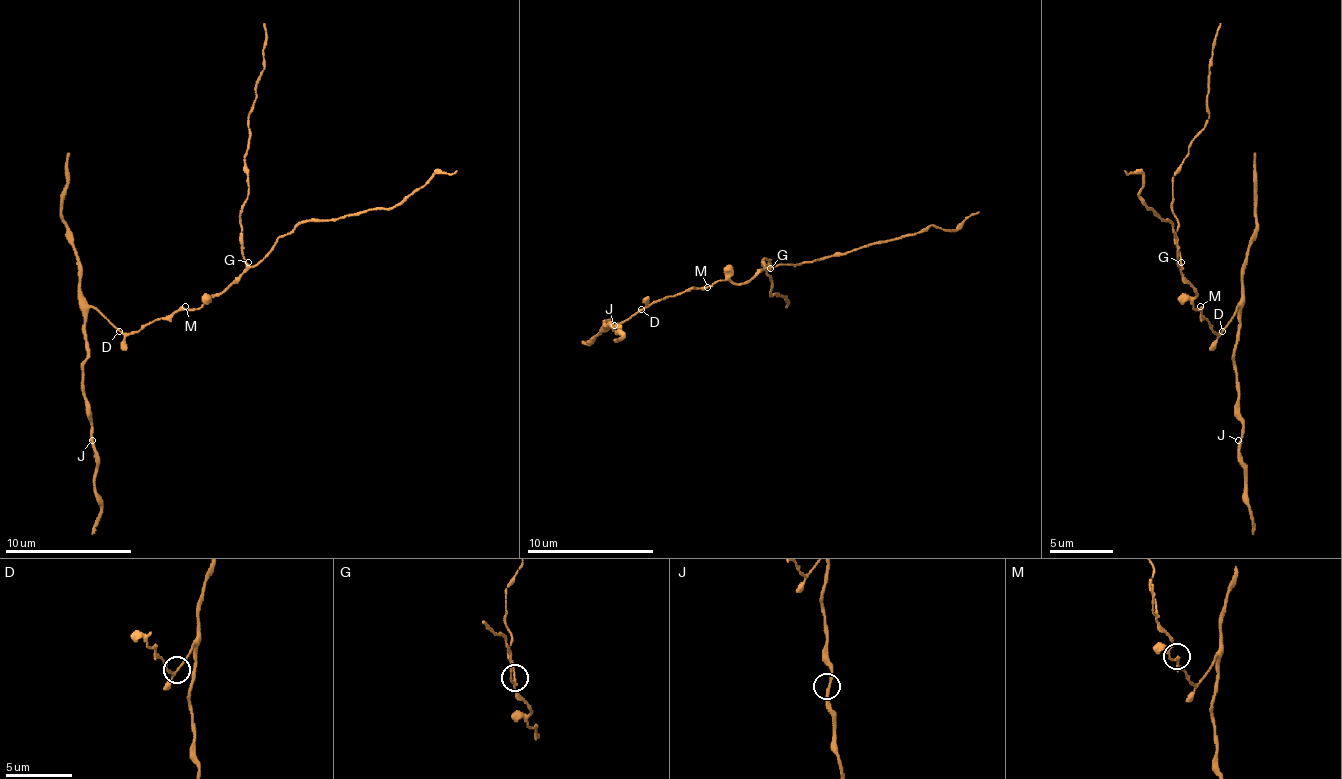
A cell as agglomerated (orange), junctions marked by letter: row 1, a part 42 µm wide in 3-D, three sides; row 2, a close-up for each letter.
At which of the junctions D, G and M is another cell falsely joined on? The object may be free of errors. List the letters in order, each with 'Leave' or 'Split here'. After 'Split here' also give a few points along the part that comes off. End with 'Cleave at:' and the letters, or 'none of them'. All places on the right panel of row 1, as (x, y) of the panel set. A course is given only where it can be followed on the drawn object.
D: Leave
G: Leave
M: Leave
Cleave at: none of them

